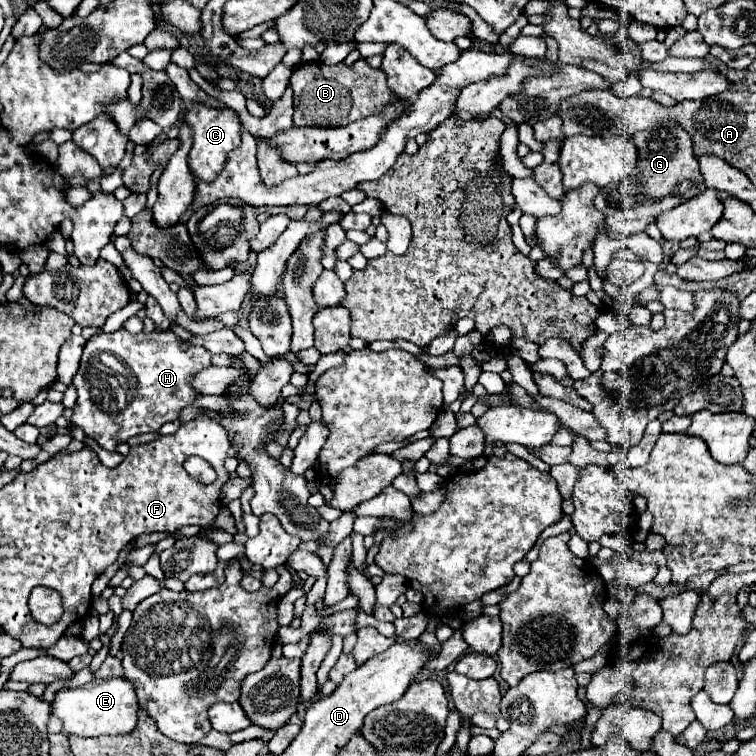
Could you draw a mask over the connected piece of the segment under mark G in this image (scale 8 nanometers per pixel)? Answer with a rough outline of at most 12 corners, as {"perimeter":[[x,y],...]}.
{"perimeter":[[676,119],[636,133],[638,175],[594,201],[616,235],[706,191]]}

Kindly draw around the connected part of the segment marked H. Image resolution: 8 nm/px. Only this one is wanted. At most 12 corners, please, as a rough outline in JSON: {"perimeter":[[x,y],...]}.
{"perimeter":[[172,327],[92,337],[72,423],[114,453],[178,421],[212,353]]}

